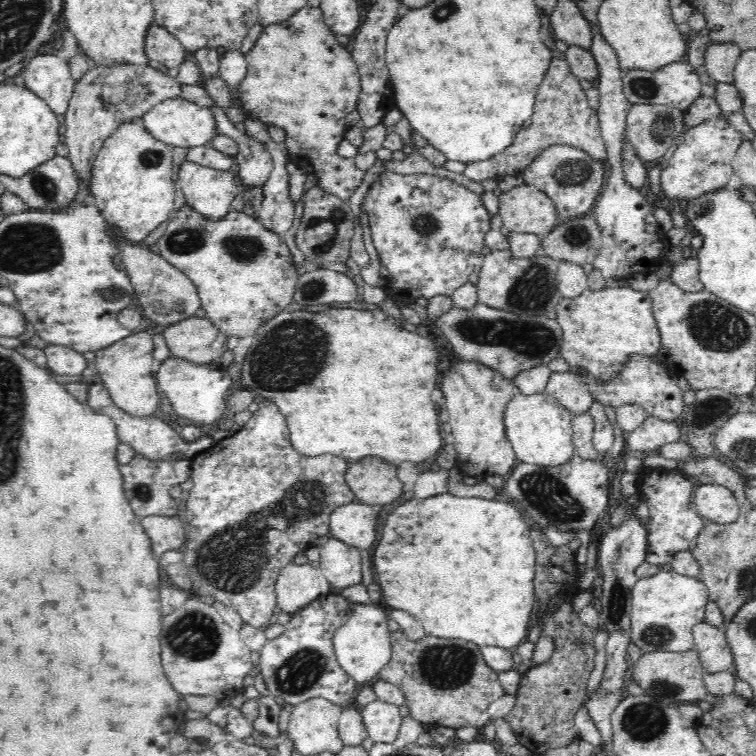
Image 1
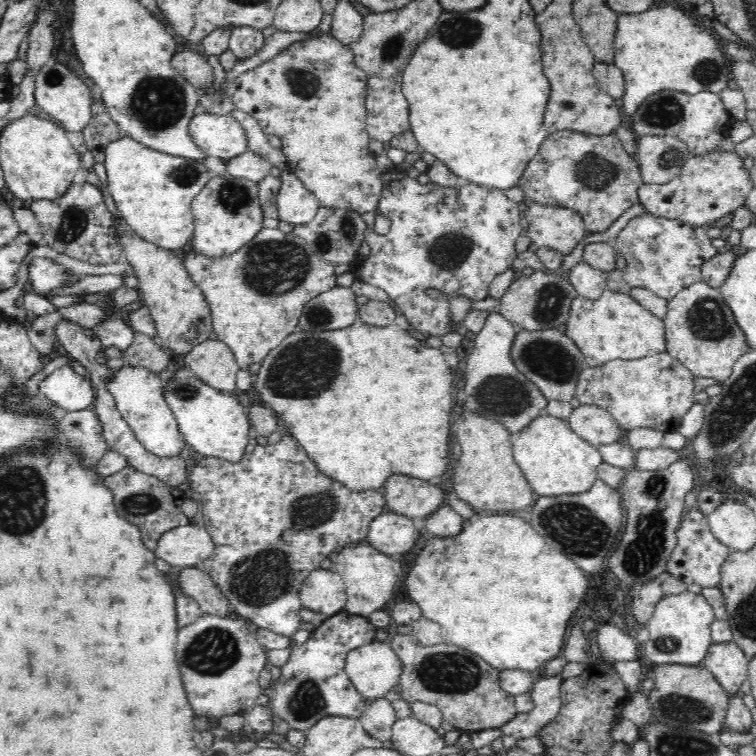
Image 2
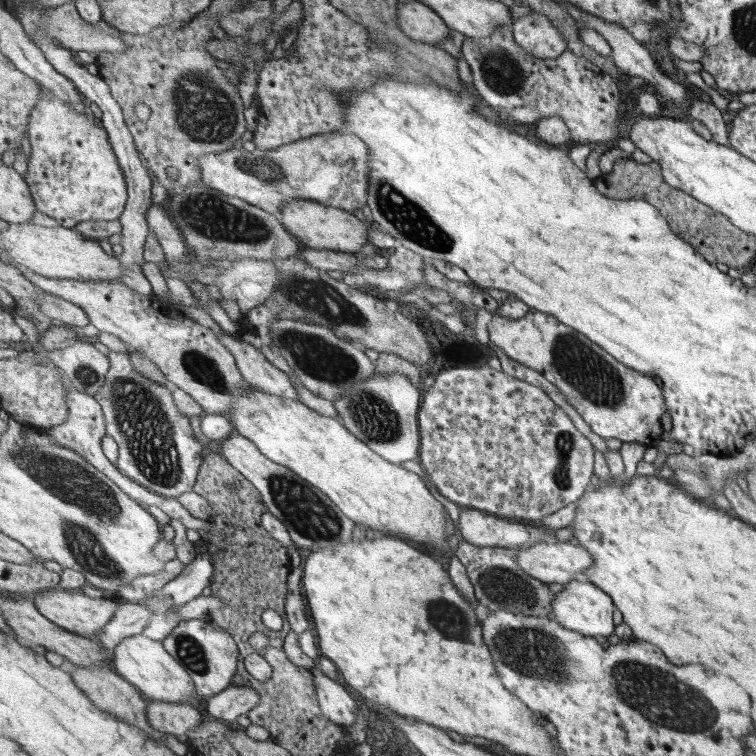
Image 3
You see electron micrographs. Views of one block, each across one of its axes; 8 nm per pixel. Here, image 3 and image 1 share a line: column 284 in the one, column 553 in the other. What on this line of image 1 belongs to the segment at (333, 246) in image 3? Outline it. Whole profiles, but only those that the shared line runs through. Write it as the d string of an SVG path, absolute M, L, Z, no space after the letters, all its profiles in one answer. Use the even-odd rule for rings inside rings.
M530 183L498 194L498 212L505 232L545 235L558 220L552 200Z

